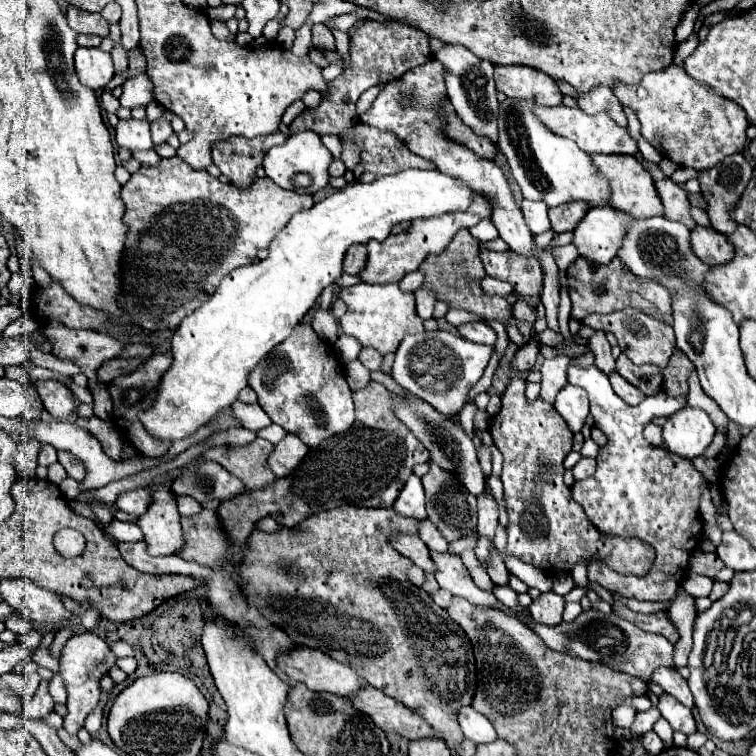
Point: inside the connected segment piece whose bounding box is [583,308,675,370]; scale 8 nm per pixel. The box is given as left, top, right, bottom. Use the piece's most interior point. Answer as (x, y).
(647, 341)

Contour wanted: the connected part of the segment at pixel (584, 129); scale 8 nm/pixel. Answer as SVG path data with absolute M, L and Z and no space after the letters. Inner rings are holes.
M565 104L551 106L551 108L549 106L537 106L533 112L549 130L553 130L559 136L571 138L587 154L595 154L595 152L601 152L601 154L631 154L631 156L637 154L637 140L629 134L627 128L619 126L607 114L589 116L581 108L569 108Z

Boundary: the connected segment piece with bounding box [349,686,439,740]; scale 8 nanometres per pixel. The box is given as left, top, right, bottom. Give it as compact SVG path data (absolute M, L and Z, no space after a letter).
M367 686L357 692L349 700L357 710L369 714L373 722L383 728L385 732L399 734L405 740L419 740L419 738L439 738L437 732L427 724L419 714L411 712L401 702L385 696L381 690Z

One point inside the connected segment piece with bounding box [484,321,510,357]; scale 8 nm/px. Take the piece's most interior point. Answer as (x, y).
(502, 342)

